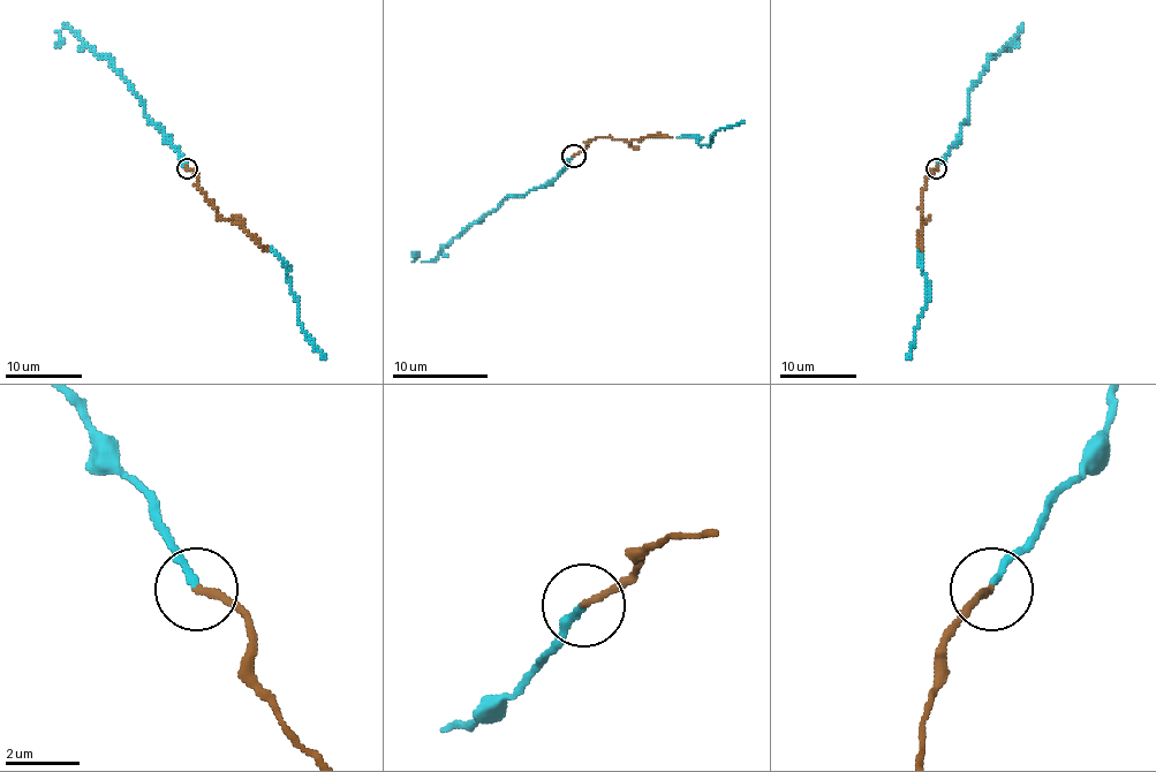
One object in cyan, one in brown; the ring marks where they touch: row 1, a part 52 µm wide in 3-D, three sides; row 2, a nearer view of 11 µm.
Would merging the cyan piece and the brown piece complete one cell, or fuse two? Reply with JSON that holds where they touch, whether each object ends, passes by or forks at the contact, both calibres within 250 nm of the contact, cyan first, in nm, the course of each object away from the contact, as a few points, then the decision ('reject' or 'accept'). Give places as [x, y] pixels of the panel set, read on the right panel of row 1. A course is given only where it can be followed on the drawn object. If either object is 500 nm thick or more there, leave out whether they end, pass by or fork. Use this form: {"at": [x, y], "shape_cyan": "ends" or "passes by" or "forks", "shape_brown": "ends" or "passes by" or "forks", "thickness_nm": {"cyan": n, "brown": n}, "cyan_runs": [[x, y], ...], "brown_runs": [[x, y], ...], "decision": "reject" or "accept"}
{"at": [936, 168], "shape_cyan": "ends", "shape_brown": "ends", "thickness_nm": {"cyan": 160, "brown": 170}, "cyan_runs": [[936, 168], [956, 144], [967, 115], [969, 88], [1021, 27], [1013, 47]], "brown_runs": [[936, 168], [929, 174], [921, 197], [921, 249]], "decision": "accept"}

